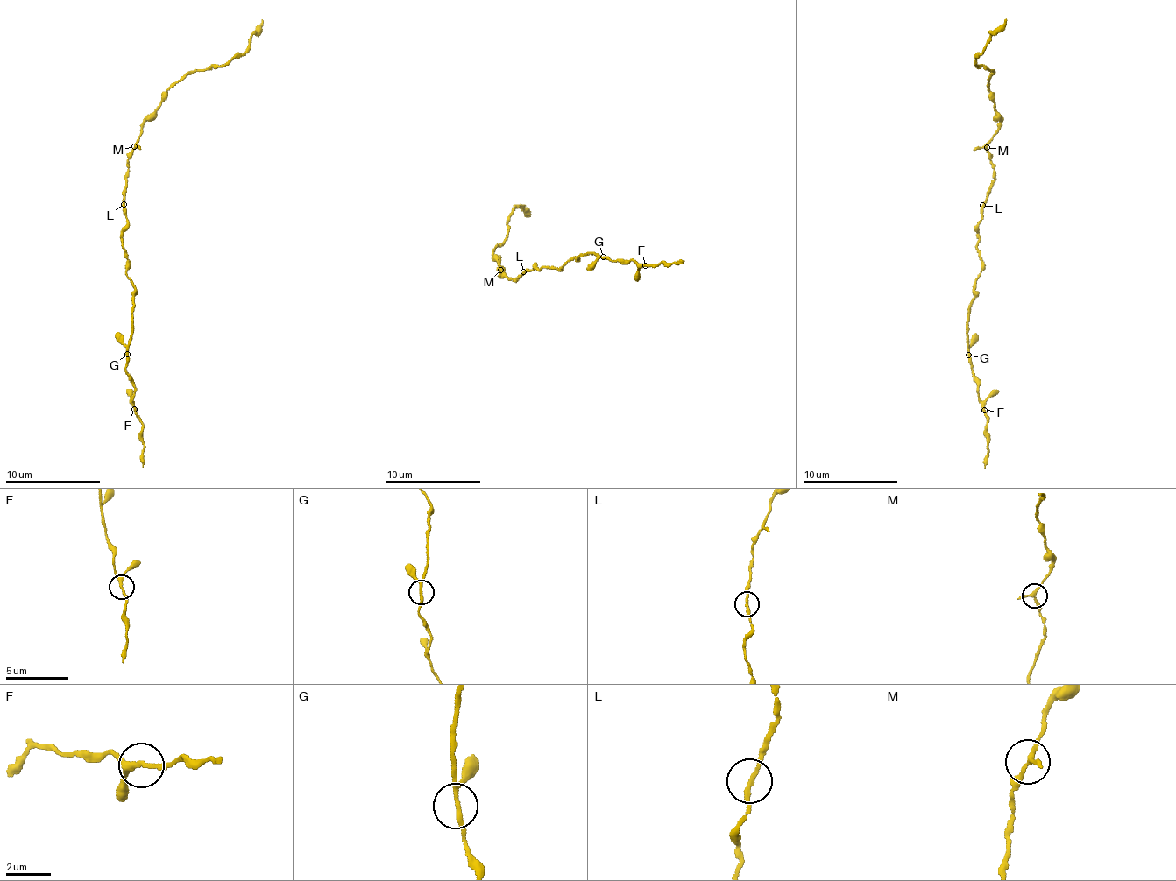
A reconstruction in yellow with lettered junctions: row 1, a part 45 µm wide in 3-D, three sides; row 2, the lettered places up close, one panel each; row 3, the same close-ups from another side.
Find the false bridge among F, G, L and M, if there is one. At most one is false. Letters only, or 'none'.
none

